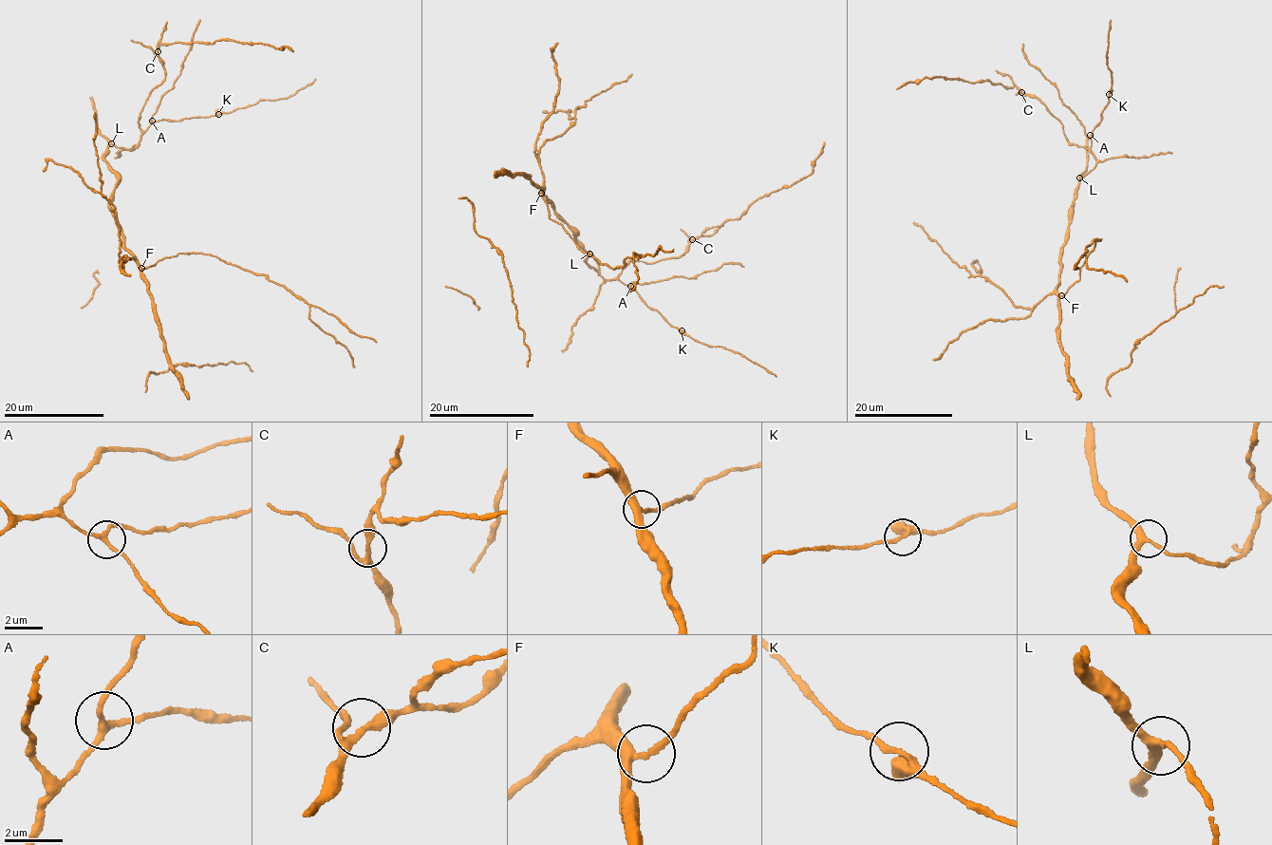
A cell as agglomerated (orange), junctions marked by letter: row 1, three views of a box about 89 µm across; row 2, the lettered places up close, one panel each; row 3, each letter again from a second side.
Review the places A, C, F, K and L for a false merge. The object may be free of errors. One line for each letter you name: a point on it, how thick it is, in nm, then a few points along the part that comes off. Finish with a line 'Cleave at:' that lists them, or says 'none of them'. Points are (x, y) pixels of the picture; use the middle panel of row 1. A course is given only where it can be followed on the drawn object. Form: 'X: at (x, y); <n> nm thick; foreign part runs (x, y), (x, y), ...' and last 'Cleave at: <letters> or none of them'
Cleave at: none of them

